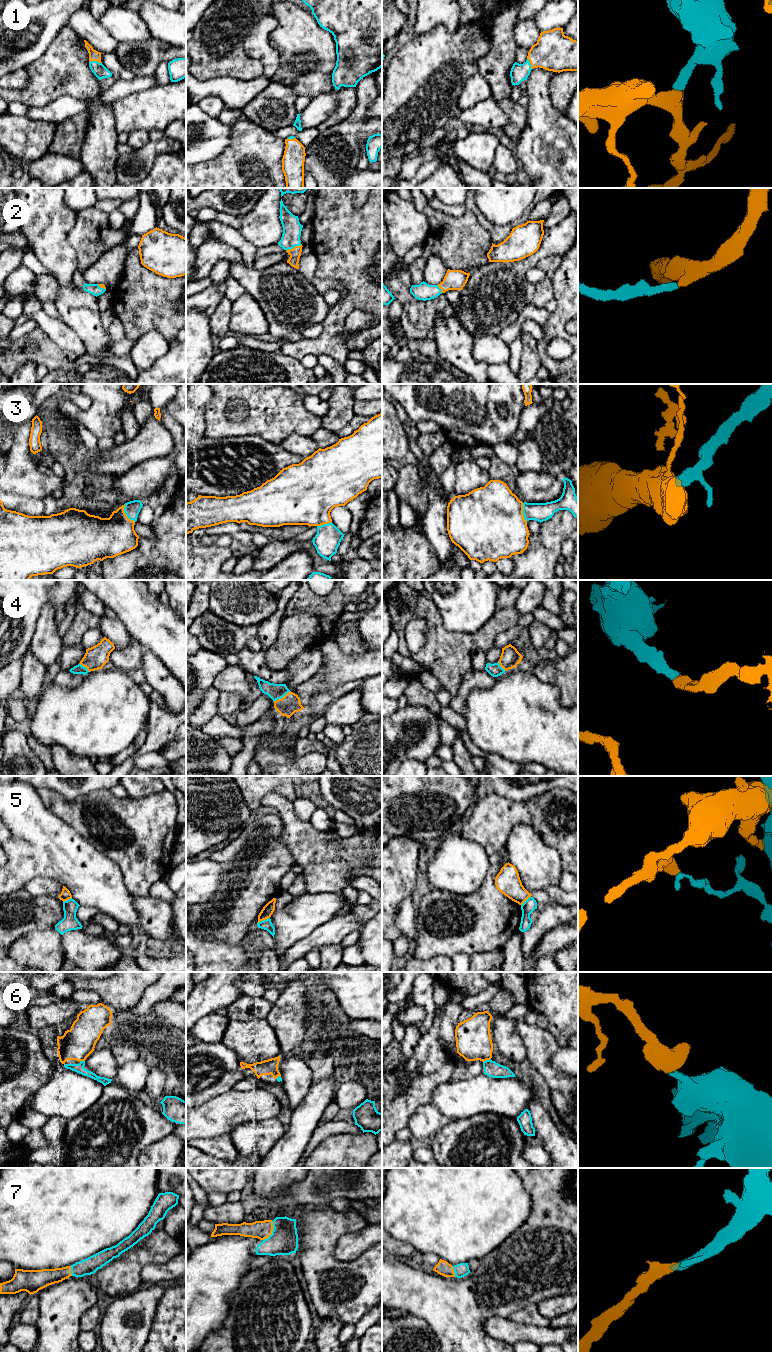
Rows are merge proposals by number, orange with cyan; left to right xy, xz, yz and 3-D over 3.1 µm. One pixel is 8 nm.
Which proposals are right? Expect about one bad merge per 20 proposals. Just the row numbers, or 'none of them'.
1, 2, 3, 4, 6, 7

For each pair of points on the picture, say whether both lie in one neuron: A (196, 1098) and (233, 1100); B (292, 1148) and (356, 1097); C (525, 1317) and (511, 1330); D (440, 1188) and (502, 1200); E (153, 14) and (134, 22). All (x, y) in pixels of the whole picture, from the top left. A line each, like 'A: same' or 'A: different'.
A: different
B: different
C: different
D: same
E: different

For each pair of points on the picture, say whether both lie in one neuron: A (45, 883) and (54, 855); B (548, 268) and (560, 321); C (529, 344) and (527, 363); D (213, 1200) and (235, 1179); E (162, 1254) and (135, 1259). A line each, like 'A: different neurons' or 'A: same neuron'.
A: different neurons
B: different neurons
C: same neuron
D: different neurons
E: same neuron

